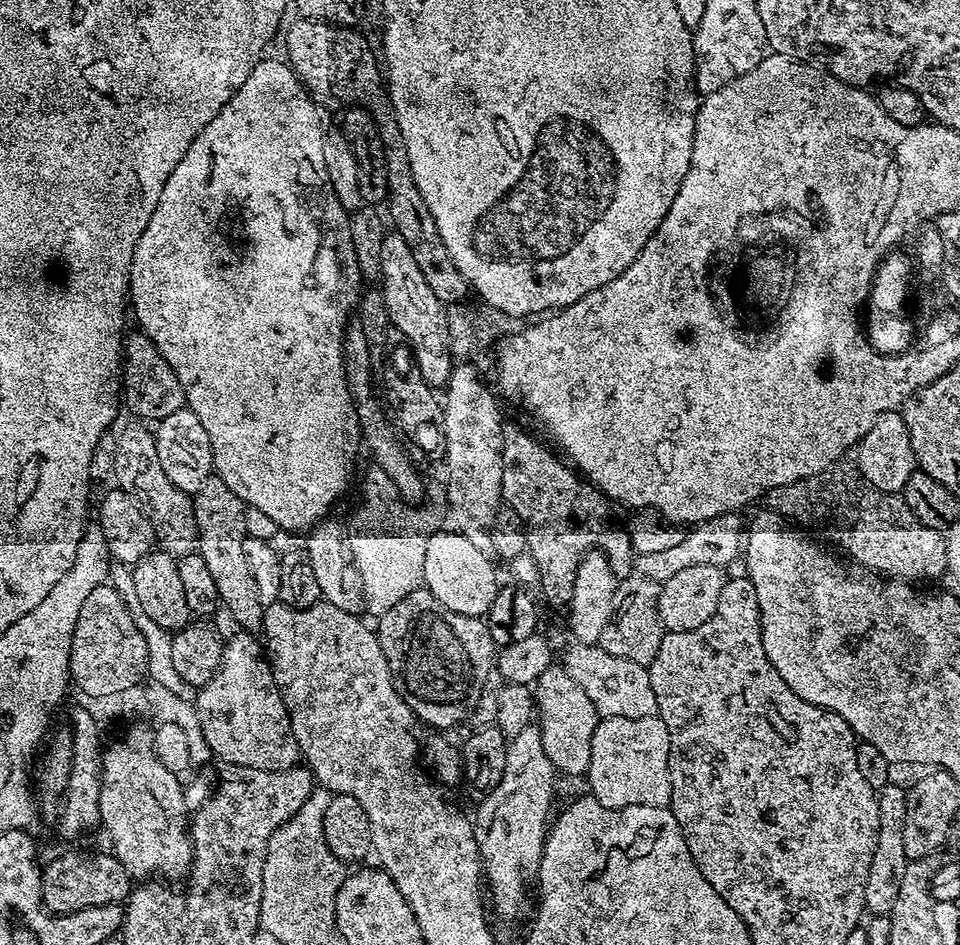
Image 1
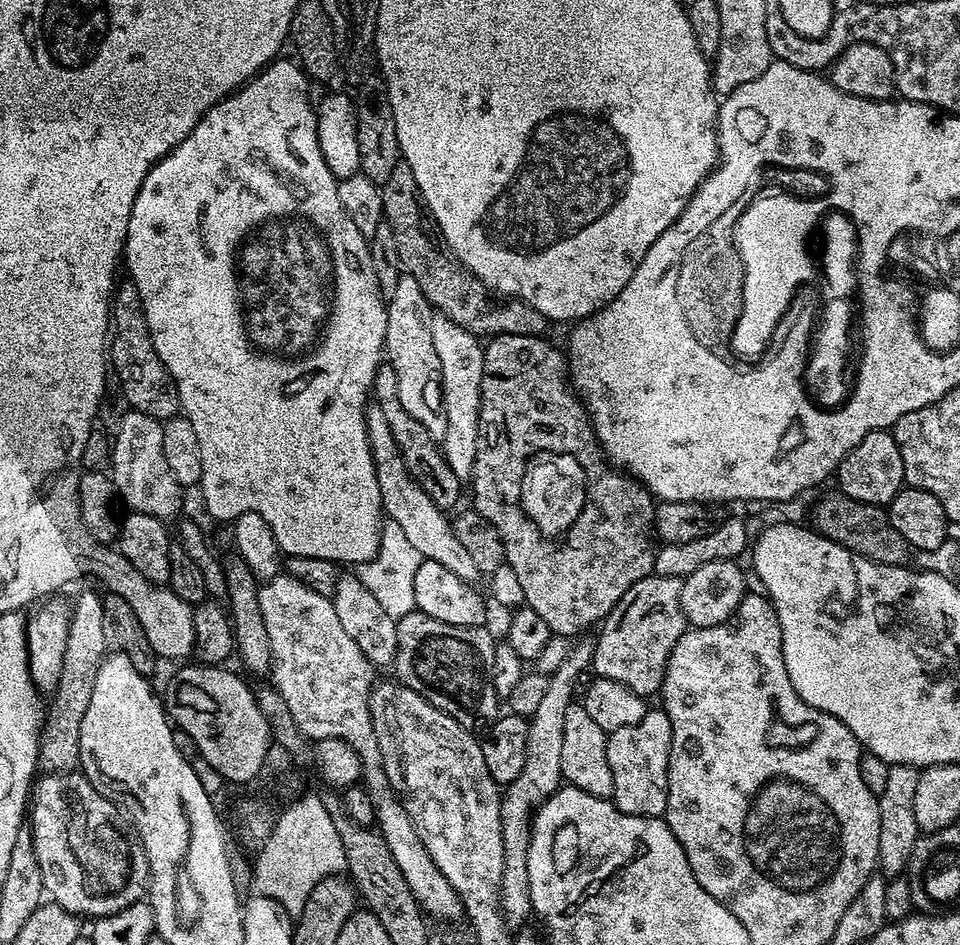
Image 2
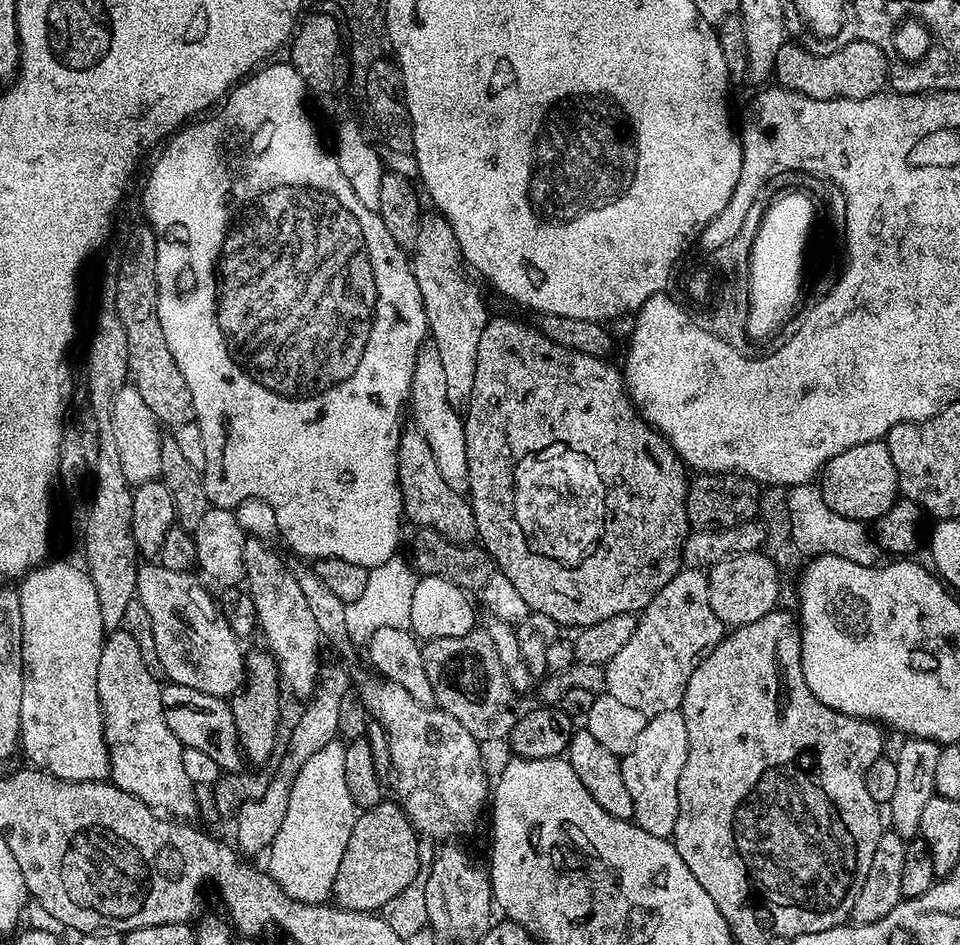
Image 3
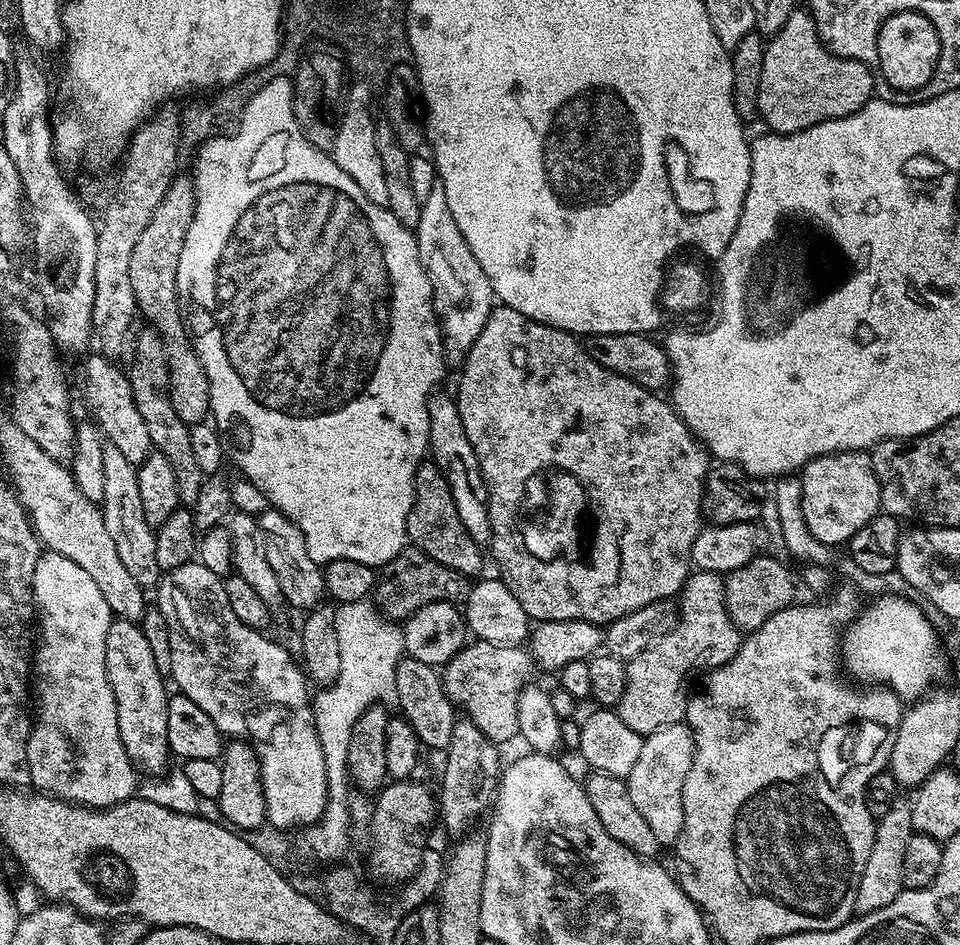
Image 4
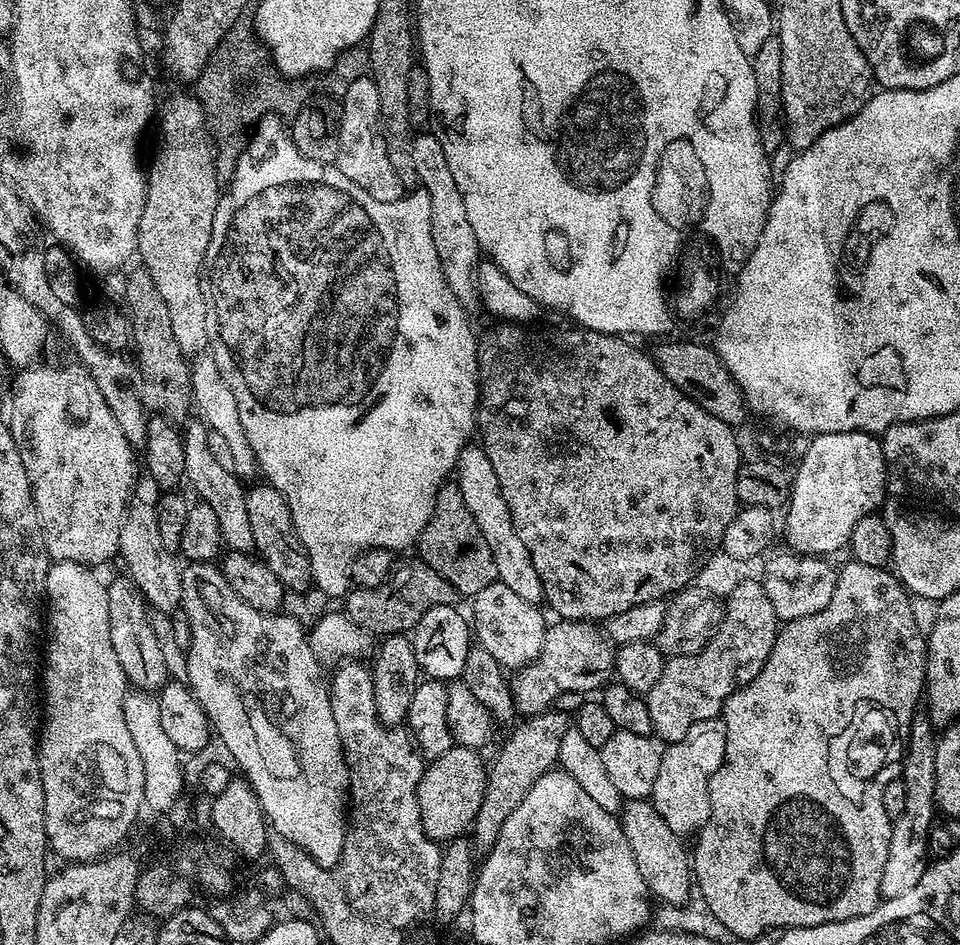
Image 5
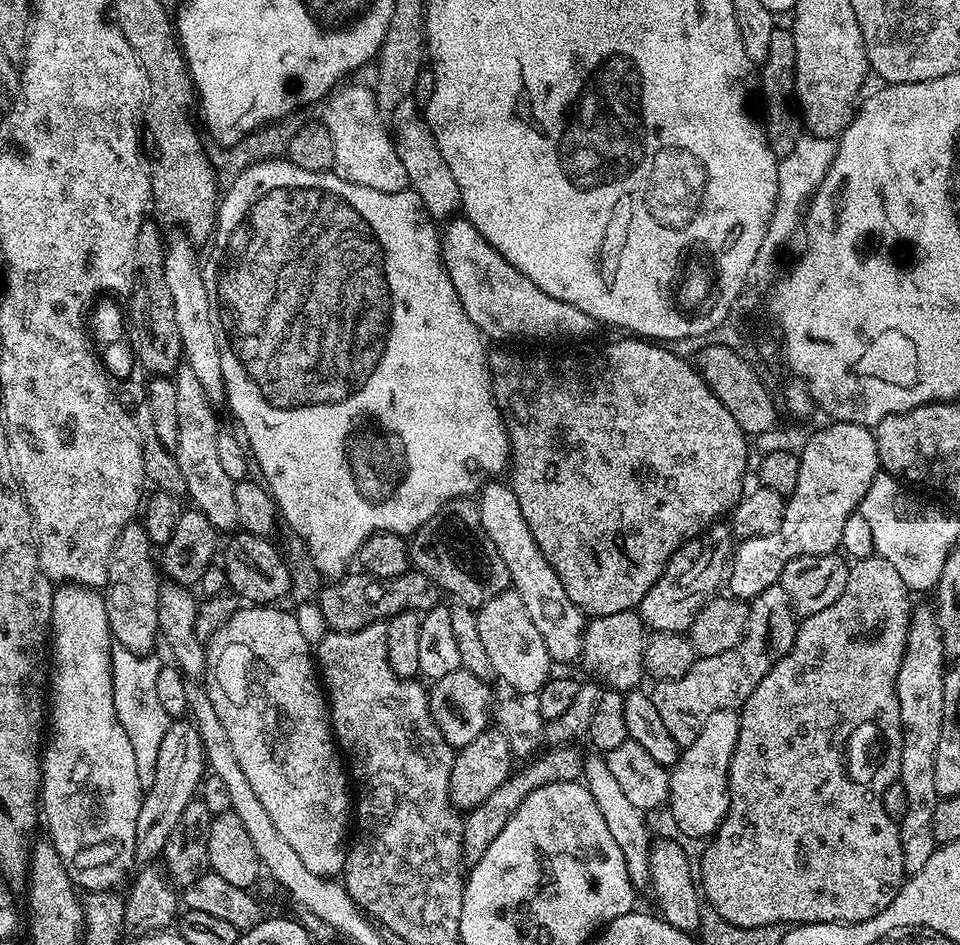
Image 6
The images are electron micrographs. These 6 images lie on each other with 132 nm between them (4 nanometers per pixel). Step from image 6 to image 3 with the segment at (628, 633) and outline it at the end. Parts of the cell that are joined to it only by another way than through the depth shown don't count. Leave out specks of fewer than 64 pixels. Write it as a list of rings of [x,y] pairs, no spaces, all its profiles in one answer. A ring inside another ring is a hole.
[[[473,630],[458,638],[425,640],[422,644],[422,662],[440,711],[458,718],[479,742],[503,741],[510,736],[518,719],[518,711],[512,705],[518,696],[507,680],[488,632]]]

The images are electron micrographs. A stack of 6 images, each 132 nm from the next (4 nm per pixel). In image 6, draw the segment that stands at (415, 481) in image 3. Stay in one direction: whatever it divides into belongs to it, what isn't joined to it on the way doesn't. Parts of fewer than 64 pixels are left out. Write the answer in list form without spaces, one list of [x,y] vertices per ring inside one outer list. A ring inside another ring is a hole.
[[[461,498],[446,502],[418,531],[410,536],[410,560],[415,571],[424,572],[438,589],[449,592],[453,601],[478,610],[490,598],[509,591],[512,579],[506,562],[494,542],[482,530],[480,505],[475,499]]]

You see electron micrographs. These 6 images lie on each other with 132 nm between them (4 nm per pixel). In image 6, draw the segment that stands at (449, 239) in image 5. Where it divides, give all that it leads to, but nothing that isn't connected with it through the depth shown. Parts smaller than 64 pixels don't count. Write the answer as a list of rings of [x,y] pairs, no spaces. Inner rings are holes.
[[[401,104],[396,112],[397,135],[400,136],[398,158],[402,166],[406,166],[408,188],[418,194],[424,204],[424,210],[436,222],[444,222],[457,215],[461,207],[458,182],[454,182],[454,174],[450,174],[450,166],[446,166],[446,158],[442,150],[438,150],[438,142],[431,133],[430,126],[420,116],[412,104]],[[440,220],[440,221],[438,221]]]

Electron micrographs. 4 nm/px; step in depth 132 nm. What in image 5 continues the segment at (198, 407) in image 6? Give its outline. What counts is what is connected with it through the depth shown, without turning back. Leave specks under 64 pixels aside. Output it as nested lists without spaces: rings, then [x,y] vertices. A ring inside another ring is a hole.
[[[192,418],[183,425],[184,438],[184,474],[187,483],[192,483],[192,488],[197,492],[199,499],[206,505],[207,511],[216,519],[220,527],[220,536],[229,545],[233,552],[251,553],[256,547],[254,530],[250,522],[250,513],[246,510],[246,488],[235,472],[226,470],[214,458],[210,451],[208,433],[210,429],[203,419]],[[196,419],[196,420],[195,420]]]

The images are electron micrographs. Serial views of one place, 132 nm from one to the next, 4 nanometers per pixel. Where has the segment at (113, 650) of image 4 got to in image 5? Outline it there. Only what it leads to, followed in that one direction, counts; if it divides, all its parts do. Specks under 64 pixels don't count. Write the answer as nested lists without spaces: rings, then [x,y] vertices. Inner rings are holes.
[[[121,574],[113,584],[109,583],[107,590],[110,606],[110,646],[114,646],[114,654],[118,654],[118,662],[128,676],[129,685],[136,690],[163,688],[170,677],[166,662],[162,660],[162,653],[158,650],[158,640],[151,629],[150,609],[144,603],[143,594],[127,574]]]

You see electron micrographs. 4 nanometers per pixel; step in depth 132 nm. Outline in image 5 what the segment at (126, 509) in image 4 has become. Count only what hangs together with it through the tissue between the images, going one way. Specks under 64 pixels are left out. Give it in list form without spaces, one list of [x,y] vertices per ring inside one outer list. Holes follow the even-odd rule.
[[[133,503],[120,527],[119,559],[124,559],[127,575],[131,576],[144,596],[149,609],[175,613],[182,602],[181,565],[176,565],[177,557],[162,542],[162,533],[158,530],[158,514],[149,504]],[[174,556],[174,557],[172,557]],[[176,559],[176,560],[175,560]],[[175,610],[175,611],[174,611]]]

